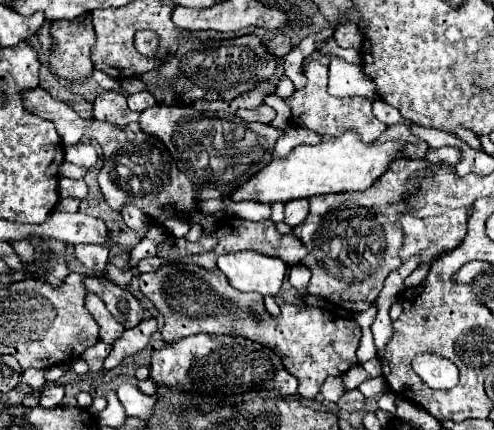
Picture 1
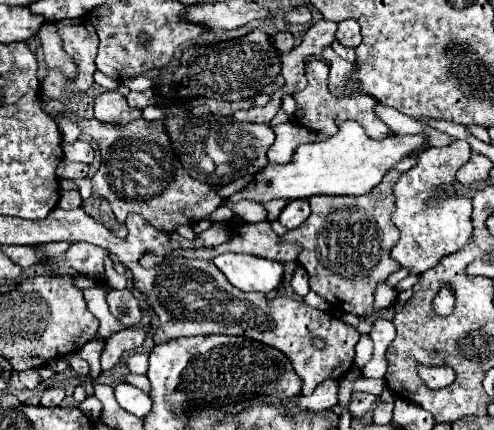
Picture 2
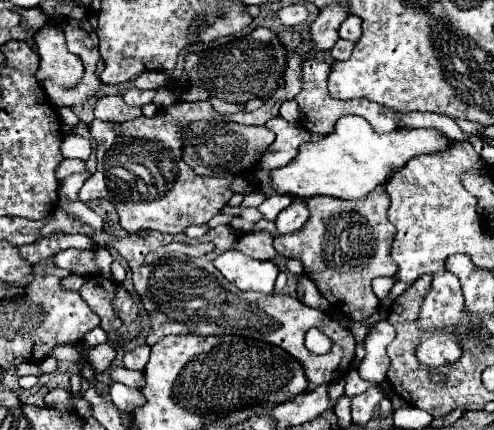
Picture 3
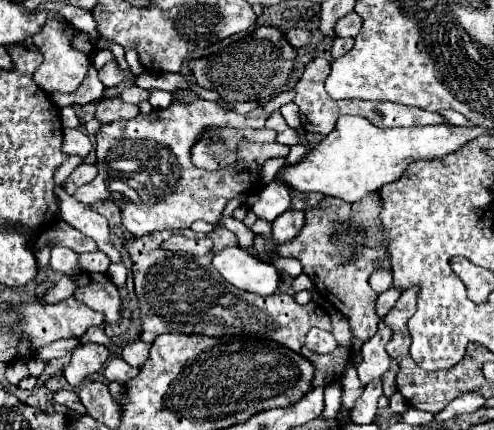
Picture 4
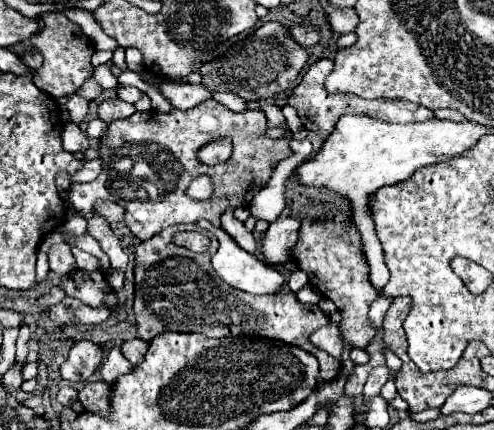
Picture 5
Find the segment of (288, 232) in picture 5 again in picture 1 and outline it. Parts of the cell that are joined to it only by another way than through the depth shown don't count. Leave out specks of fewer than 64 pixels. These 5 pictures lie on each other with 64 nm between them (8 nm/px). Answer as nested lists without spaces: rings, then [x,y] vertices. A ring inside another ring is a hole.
[[[290,200],[286,202],[286,212],[284,212],[284,222],[288,226],[298,226],[304,222],[308,216],[308,200]]]

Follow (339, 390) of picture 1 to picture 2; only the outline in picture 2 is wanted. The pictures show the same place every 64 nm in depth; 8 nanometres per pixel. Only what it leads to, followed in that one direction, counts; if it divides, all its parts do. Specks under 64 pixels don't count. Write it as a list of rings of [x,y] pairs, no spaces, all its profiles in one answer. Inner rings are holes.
[[[324,380],[316,390],[314,394],[310,396],[296,396],[294,398],[294,404],[304,410],[304,412],[324,412],[324,410],[330,410],[332,406],[338,404],[338,382],[336,380]]]

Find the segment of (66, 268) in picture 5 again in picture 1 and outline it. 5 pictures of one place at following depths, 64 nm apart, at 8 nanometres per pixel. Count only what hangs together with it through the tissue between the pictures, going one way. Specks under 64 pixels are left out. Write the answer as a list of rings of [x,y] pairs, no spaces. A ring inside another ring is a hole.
[[[78,244],[74,246],[74,256],[88,268],[90,274],[102,274],[108,262],[108,248],[98,244]]]

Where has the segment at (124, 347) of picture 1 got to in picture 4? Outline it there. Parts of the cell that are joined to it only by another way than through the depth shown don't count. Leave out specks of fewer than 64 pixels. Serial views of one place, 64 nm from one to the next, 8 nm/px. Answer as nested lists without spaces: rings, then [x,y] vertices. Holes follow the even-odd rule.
[[[94,342],[78,344],[72,350],[70,364],[64,368],[64,378],[68,380],[70,386],[78,386],[90,374],[98,372],[104,366],[108,356],[110,356],[110,350],[102,344],[94,344]]]

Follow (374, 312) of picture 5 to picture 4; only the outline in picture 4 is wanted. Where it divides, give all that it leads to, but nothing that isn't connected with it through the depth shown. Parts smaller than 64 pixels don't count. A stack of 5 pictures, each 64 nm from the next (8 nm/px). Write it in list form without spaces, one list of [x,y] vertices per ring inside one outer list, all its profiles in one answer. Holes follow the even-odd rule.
[[[394,288],[382,292],[382,294],[378,296],[378,302],[376,302],[376,316],[382,318],[382,316],[396,304],[396,298],[398,298],[398,296],[400,296],[400,292],[394,290]]]

